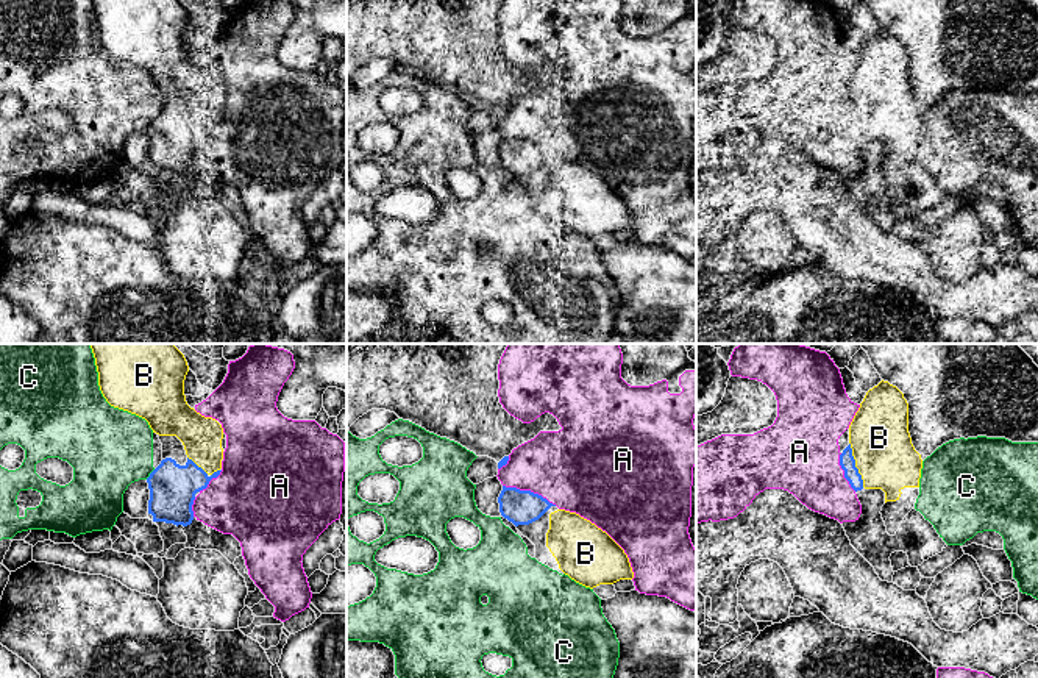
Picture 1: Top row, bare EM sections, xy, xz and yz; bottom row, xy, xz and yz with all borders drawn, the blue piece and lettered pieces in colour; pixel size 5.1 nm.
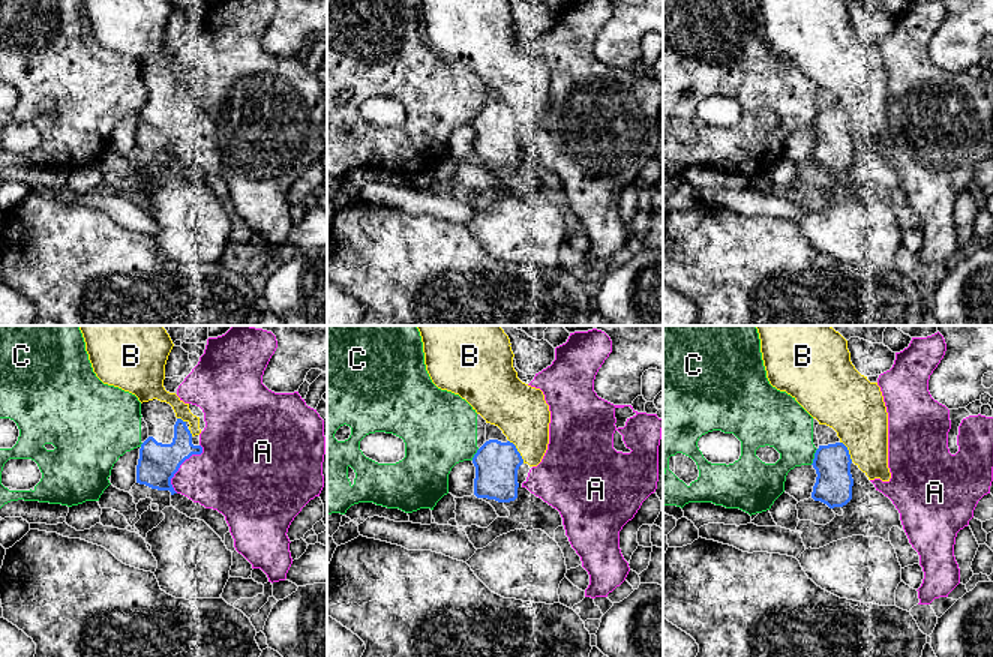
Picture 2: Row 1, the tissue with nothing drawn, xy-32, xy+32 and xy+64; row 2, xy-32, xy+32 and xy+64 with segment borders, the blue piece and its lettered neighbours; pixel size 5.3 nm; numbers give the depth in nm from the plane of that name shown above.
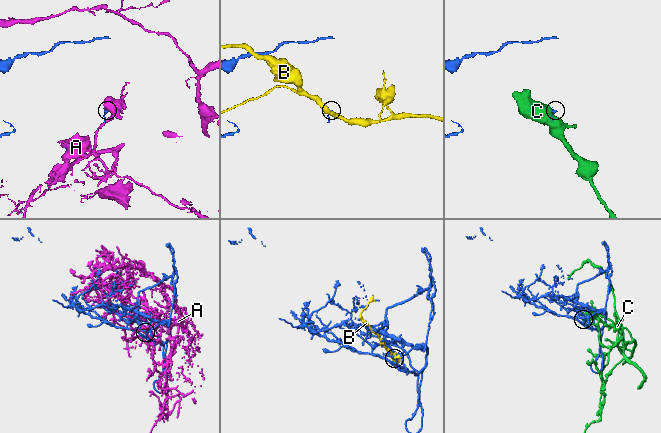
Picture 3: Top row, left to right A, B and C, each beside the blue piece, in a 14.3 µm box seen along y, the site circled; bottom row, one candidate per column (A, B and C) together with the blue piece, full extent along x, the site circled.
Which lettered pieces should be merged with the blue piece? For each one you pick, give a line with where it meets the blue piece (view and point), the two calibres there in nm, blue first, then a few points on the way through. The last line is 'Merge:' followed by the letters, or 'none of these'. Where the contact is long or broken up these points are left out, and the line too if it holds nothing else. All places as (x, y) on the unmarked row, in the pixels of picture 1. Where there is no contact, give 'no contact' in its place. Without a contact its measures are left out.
B: contact yz (854, 114); calibres 80 and 300 nm
Merge: B

